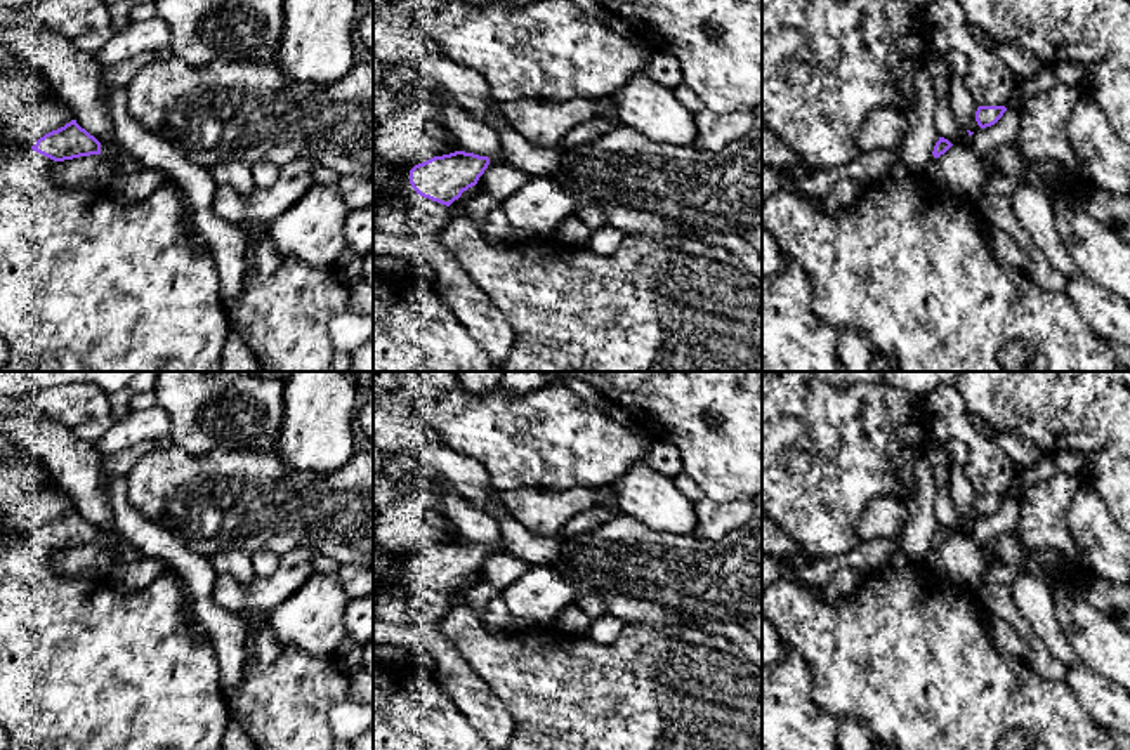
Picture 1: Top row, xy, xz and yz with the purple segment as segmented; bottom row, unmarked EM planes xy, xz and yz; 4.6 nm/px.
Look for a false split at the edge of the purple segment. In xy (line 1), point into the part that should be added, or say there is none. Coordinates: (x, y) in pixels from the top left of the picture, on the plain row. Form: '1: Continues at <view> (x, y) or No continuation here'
1: Continues at xy (118, 561)

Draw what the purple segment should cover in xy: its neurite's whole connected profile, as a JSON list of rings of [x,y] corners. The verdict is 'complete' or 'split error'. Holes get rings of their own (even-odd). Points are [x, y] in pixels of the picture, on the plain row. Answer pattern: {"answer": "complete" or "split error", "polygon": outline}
{"answer": "split error", "polygon": [[[71,509],[64,516],[45,523],[36,530],[35,535],[31,535],[31,538],[54,550],[102,543],[109,552],[113,571],[118,571],[123,566],[130,564],[125,561],[115,538],[101,533],[94,524],[82,517],[76,509]]]}

